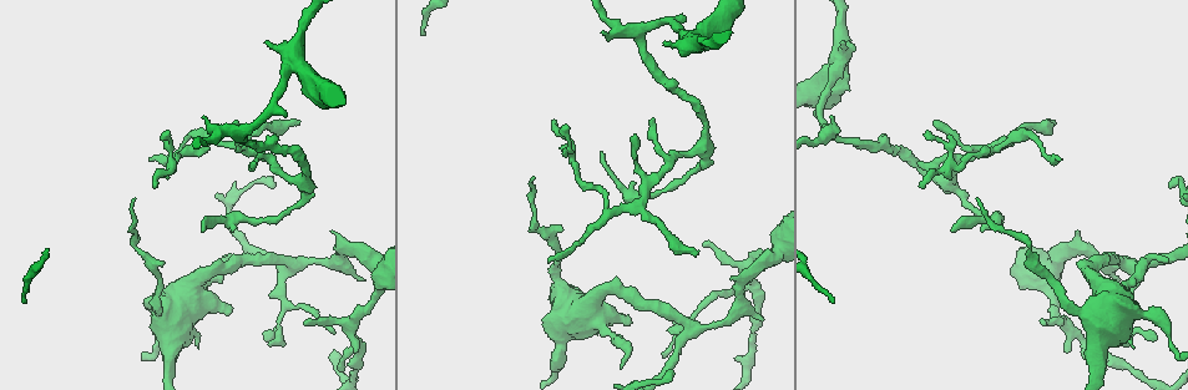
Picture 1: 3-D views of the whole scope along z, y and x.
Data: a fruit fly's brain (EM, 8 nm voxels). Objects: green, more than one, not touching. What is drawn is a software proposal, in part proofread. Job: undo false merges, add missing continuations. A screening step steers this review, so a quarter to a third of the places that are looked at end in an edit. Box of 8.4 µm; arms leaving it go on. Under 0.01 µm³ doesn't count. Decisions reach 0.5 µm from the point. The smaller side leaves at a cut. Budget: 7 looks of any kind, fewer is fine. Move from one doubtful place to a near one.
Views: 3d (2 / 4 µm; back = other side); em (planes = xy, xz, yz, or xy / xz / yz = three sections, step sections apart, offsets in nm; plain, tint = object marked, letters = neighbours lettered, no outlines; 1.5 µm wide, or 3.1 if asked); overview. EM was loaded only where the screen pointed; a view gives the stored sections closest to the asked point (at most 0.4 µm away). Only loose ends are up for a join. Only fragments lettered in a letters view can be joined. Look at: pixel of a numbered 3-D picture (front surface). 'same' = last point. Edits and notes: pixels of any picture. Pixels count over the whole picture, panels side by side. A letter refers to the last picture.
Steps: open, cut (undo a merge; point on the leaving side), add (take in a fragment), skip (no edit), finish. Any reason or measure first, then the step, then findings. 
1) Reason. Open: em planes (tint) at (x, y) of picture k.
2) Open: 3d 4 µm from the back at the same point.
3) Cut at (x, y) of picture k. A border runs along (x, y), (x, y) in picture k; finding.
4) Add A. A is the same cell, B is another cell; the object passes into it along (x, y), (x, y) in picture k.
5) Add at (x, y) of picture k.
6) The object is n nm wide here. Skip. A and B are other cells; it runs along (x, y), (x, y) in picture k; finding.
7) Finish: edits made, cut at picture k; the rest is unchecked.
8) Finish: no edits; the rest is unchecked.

Free end. Open: 3d 2 µm from the back at (556, 124) of picture 1.

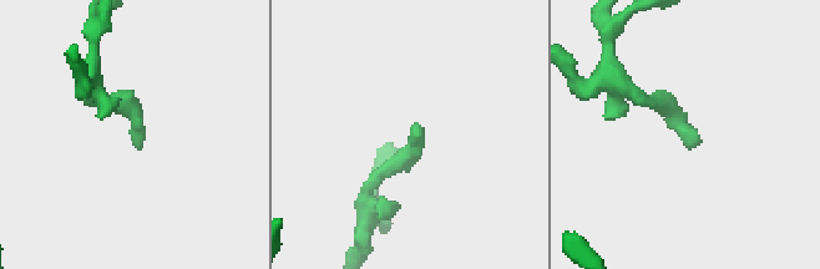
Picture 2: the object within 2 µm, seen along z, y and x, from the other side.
Open: em xz step 8 (tint) at (413, 133) of picture 2.

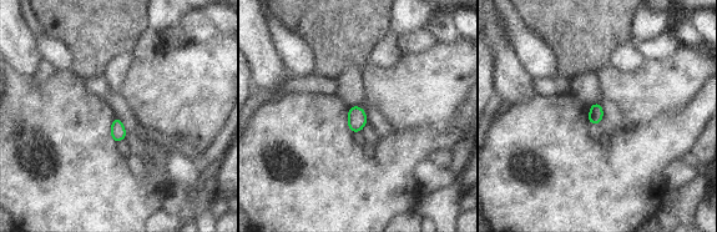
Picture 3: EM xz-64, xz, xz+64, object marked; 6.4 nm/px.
Another direction. Open: em planes (letters) at the same point.

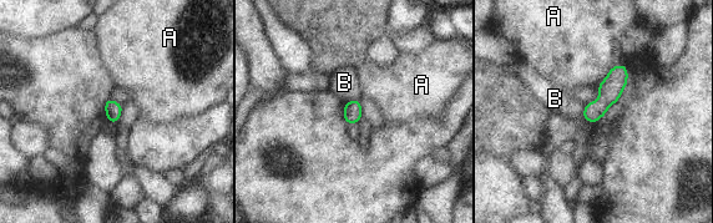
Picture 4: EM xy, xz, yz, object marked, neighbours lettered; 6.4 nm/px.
Skip. A and B are other cells; a border runs along (358, 99), (345, 102) in picture 4; none of them fits.

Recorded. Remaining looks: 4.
Free end. Open: em xz step 4 (letters) at (231, 307) of picture 1.

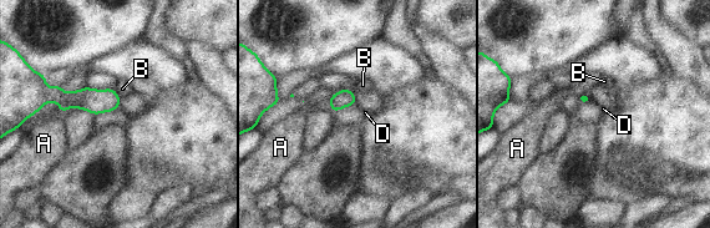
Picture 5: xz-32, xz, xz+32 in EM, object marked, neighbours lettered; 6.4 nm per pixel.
Open: em yz step 4 (letters) at the same point.

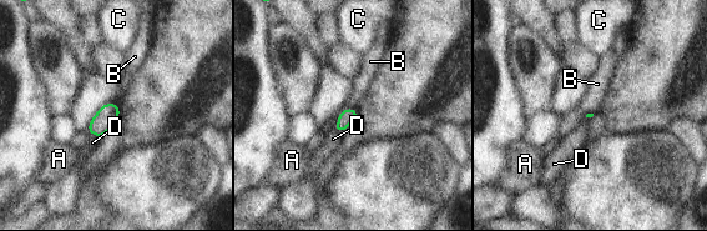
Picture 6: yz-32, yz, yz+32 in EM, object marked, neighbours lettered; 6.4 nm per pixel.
Skip. A, B, C and D are other cells; none of them fits.

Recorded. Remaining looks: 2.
An open end. Open: em planes (letters) at (363, 278) of picture 1.

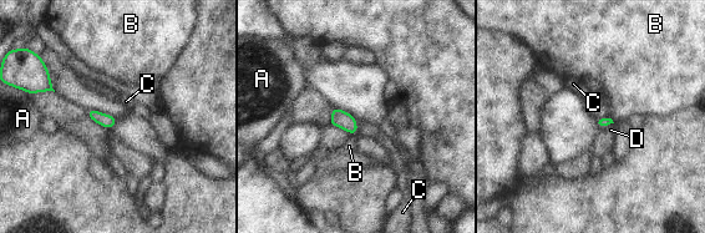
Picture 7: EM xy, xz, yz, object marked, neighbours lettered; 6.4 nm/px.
Add D. D is the same cell, A, B and C are other cells; the object passes into it along (602, 122), (605, 126), (610, 128) in picture 7; it goes on there.

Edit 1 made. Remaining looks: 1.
Finish: edits made, add at picture 7; the rest is unchecked.

